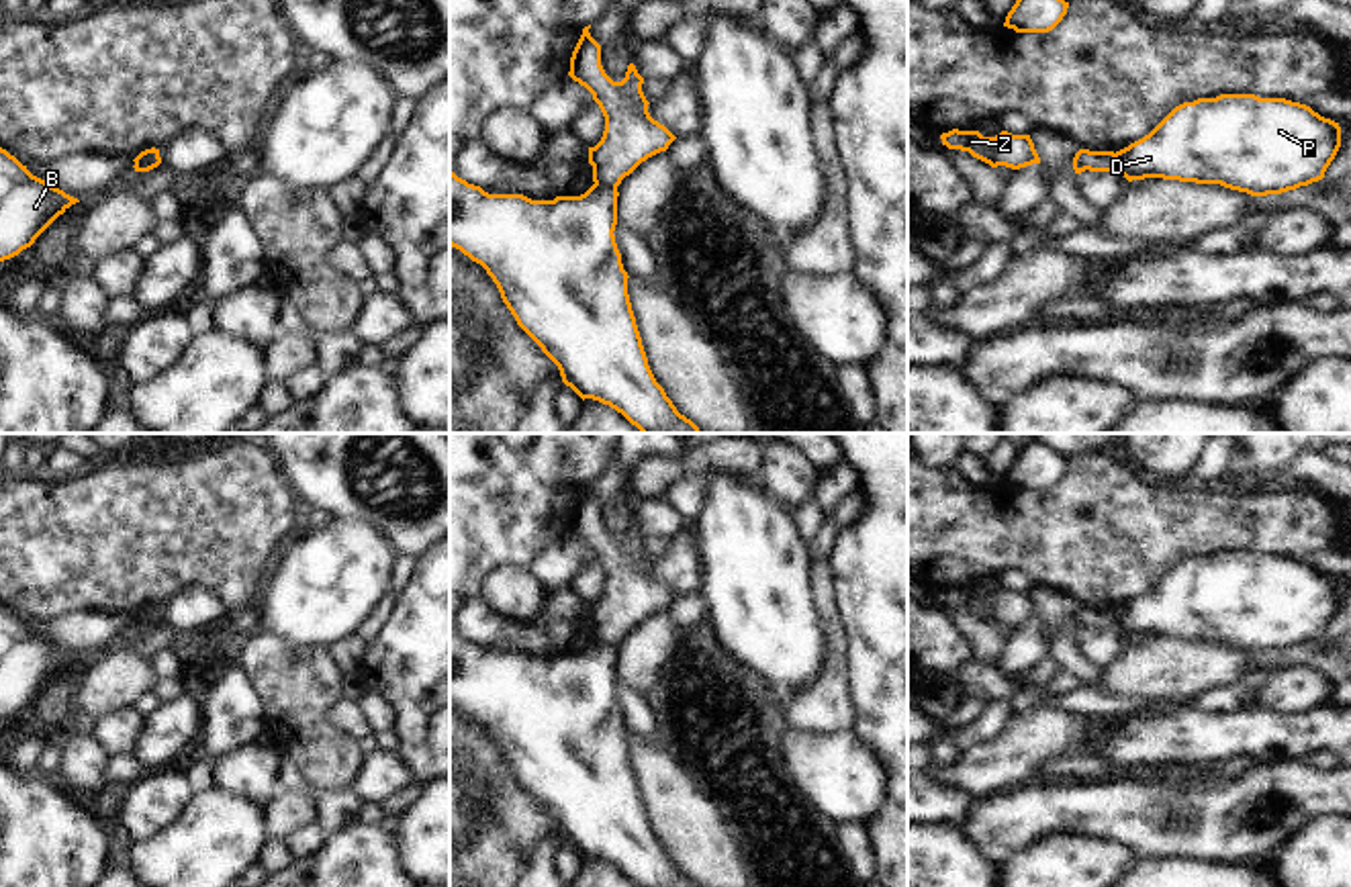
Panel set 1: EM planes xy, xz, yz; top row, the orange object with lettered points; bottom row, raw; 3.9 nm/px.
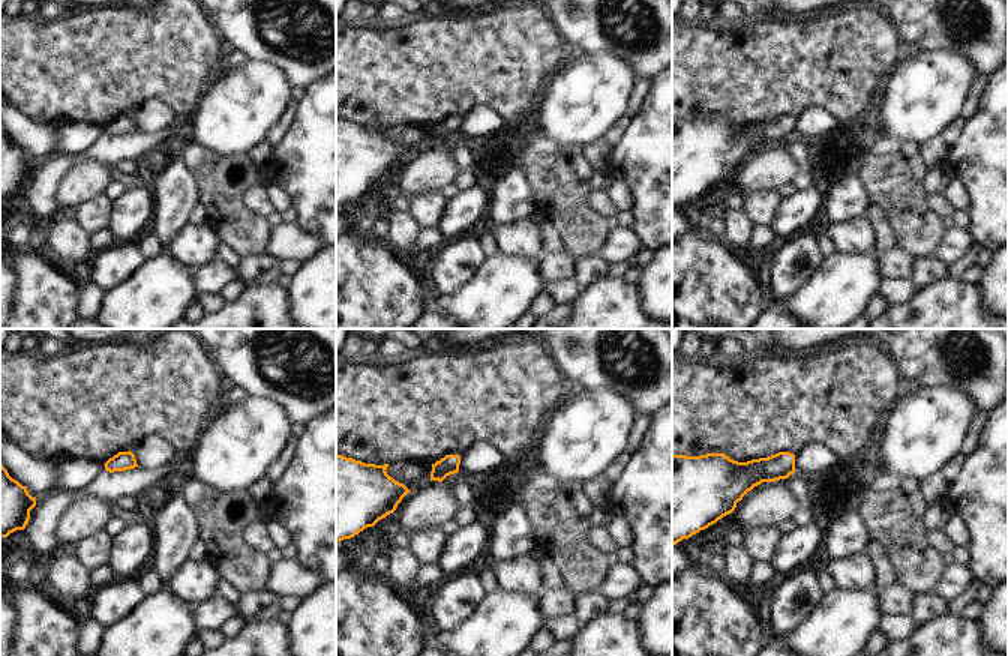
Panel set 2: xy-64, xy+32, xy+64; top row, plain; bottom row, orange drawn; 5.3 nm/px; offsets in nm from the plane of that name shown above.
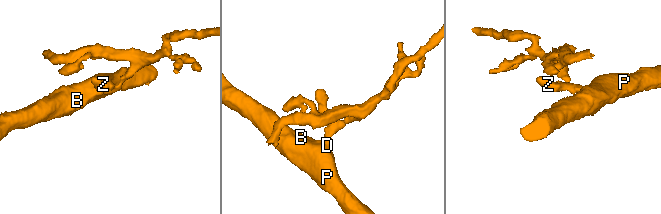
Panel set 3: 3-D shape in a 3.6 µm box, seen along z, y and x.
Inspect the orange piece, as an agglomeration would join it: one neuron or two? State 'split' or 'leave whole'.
split

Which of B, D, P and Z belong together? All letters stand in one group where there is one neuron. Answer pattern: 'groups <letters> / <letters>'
groups B D P / Z

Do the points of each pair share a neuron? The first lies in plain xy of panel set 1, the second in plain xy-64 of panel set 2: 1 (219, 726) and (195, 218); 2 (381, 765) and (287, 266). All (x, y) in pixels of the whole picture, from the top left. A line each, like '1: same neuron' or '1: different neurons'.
1: different neurons
2: different neurons

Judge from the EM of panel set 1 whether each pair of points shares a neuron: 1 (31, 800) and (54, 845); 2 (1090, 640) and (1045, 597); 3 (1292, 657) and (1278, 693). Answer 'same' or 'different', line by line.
1: same
2: different
3: different

